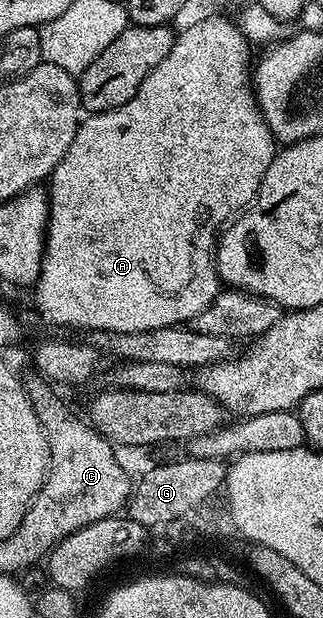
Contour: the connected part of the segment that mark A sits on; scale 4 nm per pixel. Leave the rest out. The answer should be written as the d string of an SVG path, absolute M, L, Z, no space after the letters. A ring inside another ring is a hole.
M211 16L208 20L199 20L196 24L191 24L182 33L176 35L173 42L173 50L169 50L169 54L165 54L165 59L157 66L153 66L153 70L145 78L145 82L141 82L141 86L137 86L137 94L133 94L133 98L129 98L127 104L123 104L119 108L114 108L108 112L97 112L88 115L86 119L80 123L77 134L73 134L73 142L69 142L69 150L65 150L65 158L61 158L61 162L57 162L57 166L53 169L49 177L49 218L47 219L47 241L45 242L45 250L43 251L43 261L41 262L41 274L35 279L33 291L35 291L35 304L39 307L39 312L51 324L56 324L59 328L84 328L88 334L96 332L116 332L117 334L133 334L134 332L148 332L149 330L161 330L162 328L173 328L176 326L186 325L197 314L201 314L201 310L205 310L211 305L220 294L221 281L219 279L219 271L215 269L215 246L217 237L220 235L221 229L236 214L242 213L259 195L259 187L265 178L265 170L269 170L269 166L273 162L277 151L277 141L272 136L271 131L267 128L267 123L263 120L263 115L259 109L259 103L255 101L255 93L253 91L253 52L251 56L252 45L249 43L248 37L245 35L244 29L240 28L238 23L226 20L223 16Z

